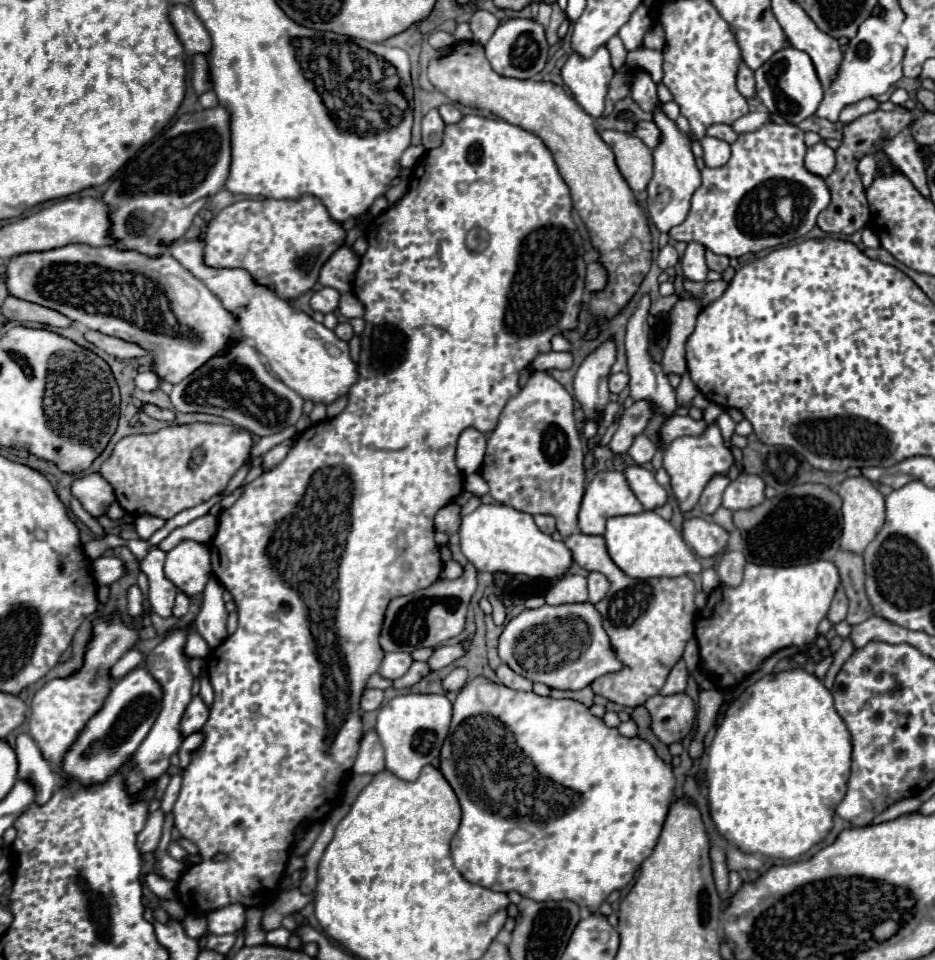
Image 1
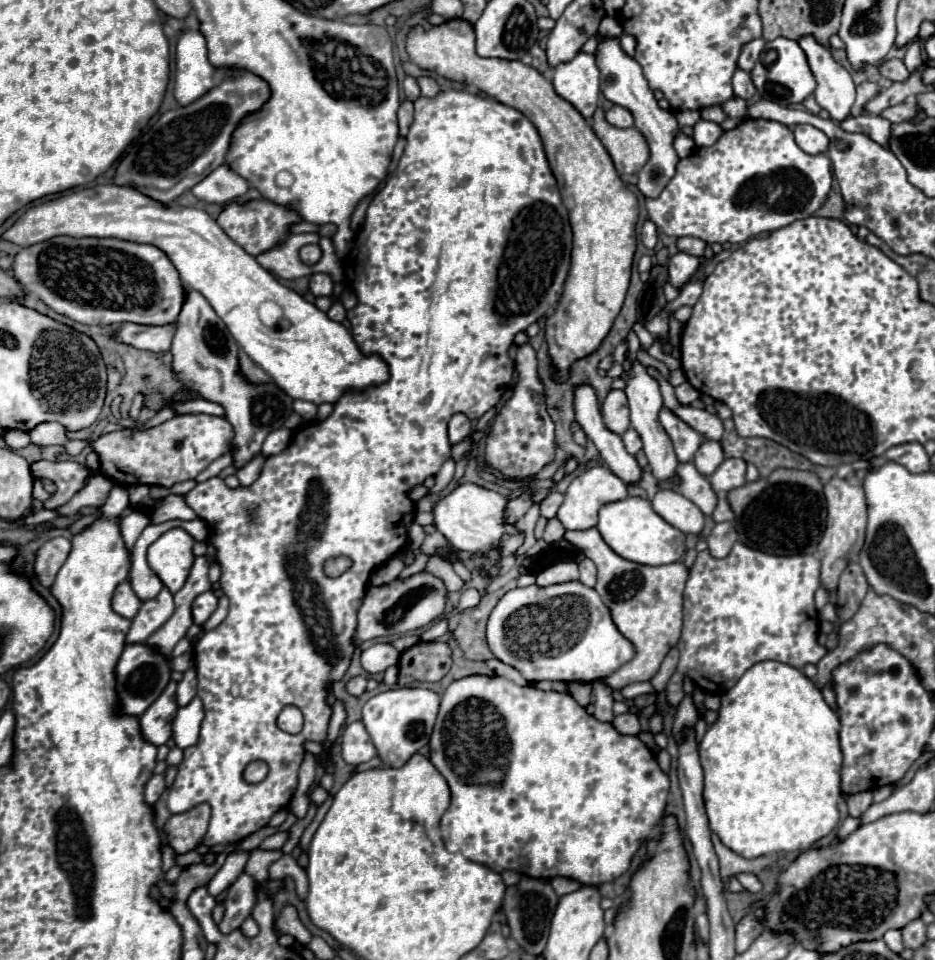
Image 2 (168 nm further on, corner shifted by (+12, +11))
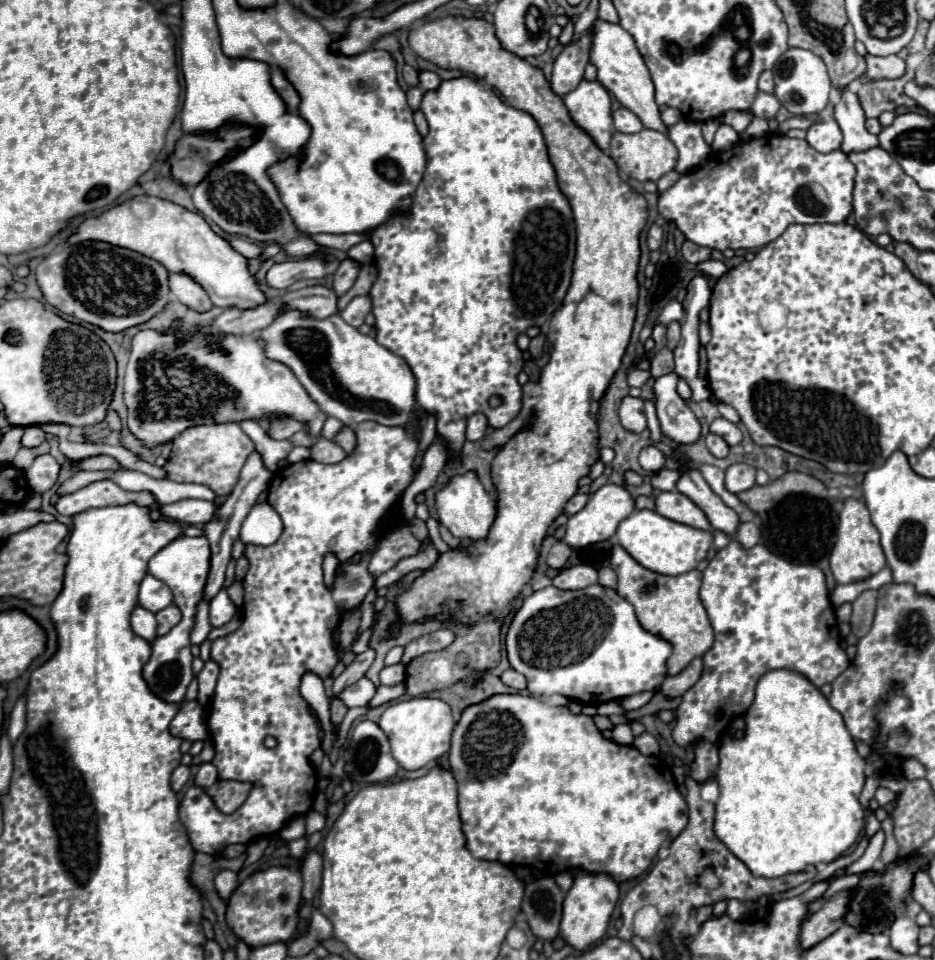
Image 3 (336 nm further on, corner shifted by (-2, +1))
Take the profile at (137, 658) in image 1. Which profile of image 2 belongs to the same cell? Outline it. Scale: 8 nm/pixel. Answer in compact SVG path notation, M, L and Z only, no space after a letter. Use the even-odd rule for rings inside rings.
M164 587L158 597L144 601L138 615L132 619L132 627L126 635L126 643L144 643L160 625L168 621L174 613L174 597L168 587Z

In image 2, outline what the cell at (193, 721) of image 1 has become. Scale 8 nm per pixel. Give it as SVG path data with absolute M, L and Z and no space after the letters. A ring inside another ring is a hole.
M188 669L184 673L184 679L178 683L176 691L176 703L178 707L186 707L196 697L196 669Z

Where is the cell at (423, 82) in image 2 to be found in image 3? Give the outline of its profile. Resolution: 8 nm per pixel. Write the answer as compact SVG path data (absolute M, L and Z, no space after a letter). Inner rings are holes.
M420 71L418 79L420 79L420 87L424 91L432 91L432 89L436 89L440 85L440 77L434 71Z

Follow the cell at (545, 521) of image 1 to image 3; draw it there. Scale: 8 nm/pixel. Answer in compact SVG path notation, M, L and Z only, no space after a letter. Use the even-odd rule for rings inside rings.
M576 493L568 503L566 503L566 513L568 515L574 515L574 513L578 513L584 505L586 505L586 501L588 501L588 495L584 495L584 493Z

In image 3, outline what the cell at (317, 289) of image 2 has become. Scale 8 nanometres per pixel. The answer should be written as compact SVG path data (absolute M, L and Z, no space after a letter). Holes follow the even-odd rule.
M350 257L342 259L340 267L334 273L334 289L336 289L336 293L344 295L354 285L358 273L360 273L360 263L358 261L354 261Z

